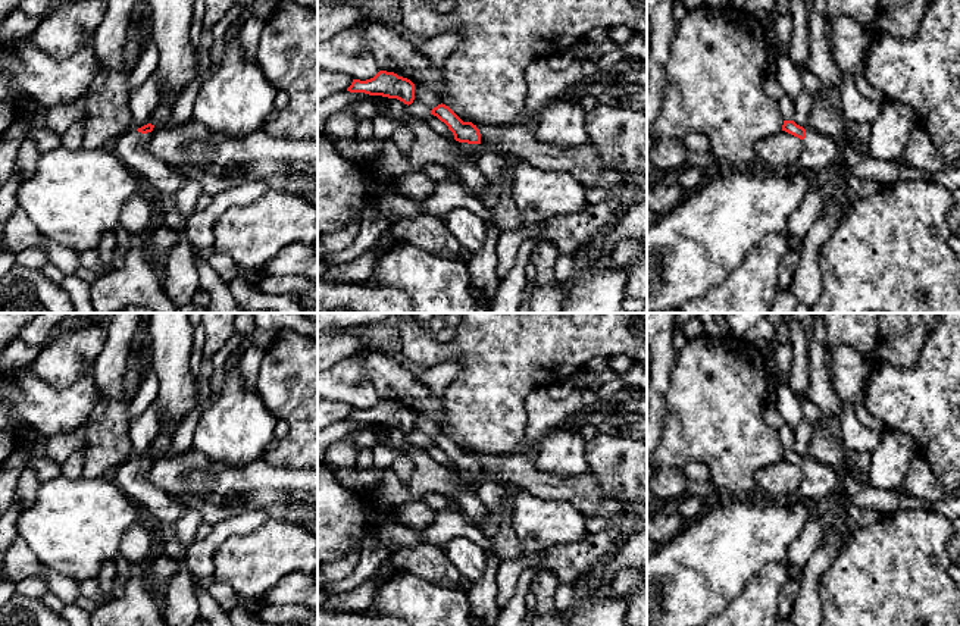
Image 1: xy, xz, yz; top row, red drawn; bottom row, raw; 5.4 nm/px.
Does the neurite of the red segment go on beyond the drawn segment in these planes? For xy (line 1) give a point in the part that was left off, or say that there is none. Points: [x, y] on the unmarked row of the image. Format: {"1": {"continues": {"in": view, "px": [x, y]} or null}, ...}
{"1": {"continues": {"in": "xy", "px": [163, 507]}}}

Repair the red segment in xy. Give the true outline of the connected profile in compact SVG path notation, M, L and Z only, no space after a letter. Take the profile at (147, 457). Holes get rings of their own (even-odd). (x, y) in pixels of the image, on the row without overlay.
M147 453L132 458L110 478L138 507L146 508L162 528L172 529L184 513L184 507L175 497L148 483L143 476L153 457L154 454Z

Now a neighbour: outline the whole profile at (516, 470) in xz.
M520 447L503 456L476 454L481 473L497 481L510 494L528 491L542 500L567 501L585 517L600 516L610 519L626 506L604 494L597 476L585 472L579 476L560 478L541 472L534 461L534 451Z

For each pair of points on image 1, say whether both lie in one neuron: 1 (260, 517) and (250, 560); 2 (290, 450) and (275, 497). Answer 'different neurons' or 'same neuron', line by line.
1: different neurons
2: different neurons

